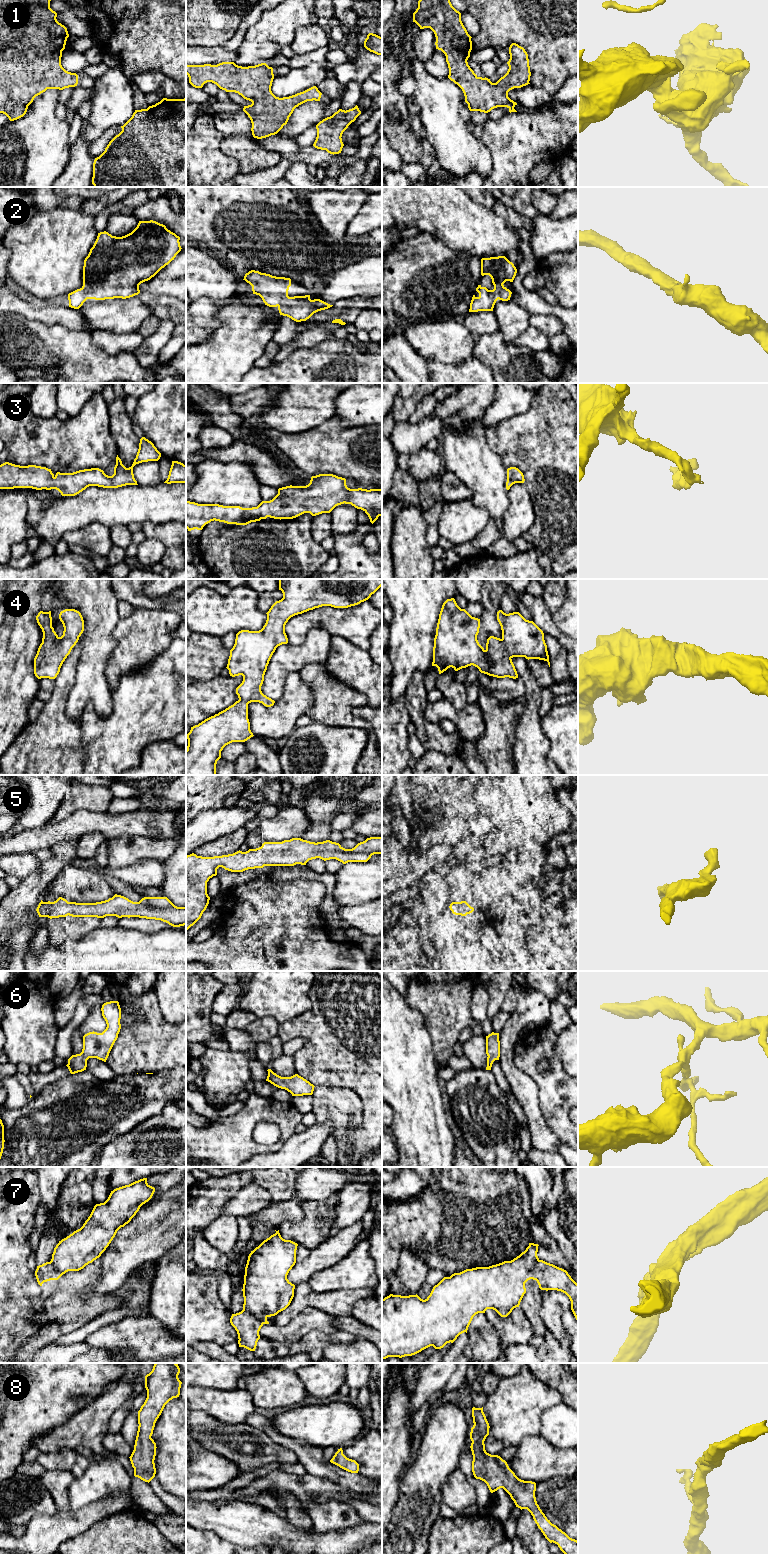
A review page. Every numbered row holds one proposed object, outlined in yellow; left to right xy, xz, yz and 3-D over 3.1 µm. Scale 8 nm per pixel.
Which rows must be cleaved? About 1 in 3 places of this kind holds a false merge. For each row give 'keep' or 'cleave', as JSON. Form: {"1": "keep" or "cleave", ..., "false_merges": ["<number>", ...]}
{"1": "keep", "2": "keep", "3": "keep", "4": "keep", "5": "keep", "6": "keep", "7": "keep", "8": "keep", "false_merges": []}

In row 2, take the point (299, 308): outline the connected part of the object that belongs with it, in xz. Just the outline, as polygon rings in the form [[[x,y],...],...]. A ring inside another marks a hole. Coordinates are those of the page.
[[[251,270],[243,280],[252,286],[253,294],[259,295],[265,305],[277,307],[280,315],[296,322],[306,321],[314,313],[333,306],[320,299],[311,300],[310,295],[289,297],[290,278]]]

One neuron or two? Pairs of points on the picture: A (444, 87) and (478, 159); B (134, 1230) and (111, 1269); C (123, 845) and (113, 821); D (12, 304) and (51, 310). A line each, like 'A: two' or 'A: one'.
A: one
B: one
C: two
D: one

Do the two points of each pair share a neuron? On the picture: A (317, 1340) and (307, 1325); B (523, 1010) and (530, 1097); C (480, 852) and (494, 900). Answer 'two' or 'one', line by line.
A: two
B: one
C: two

